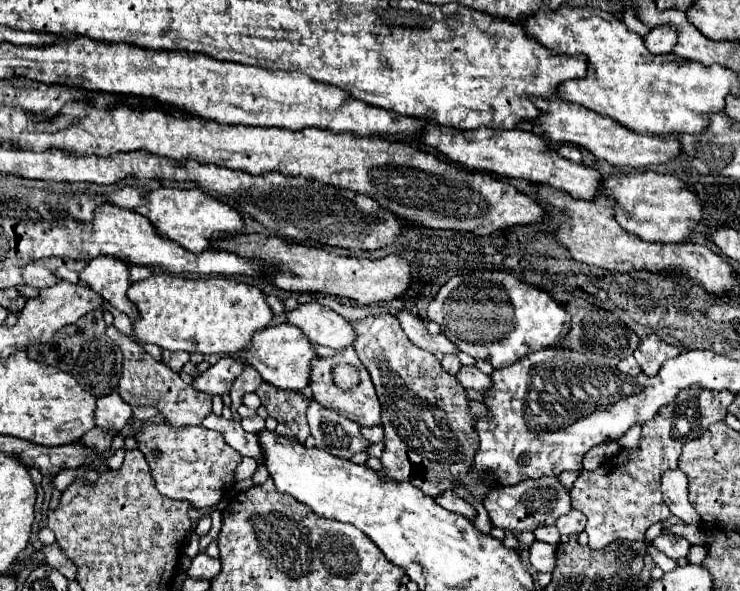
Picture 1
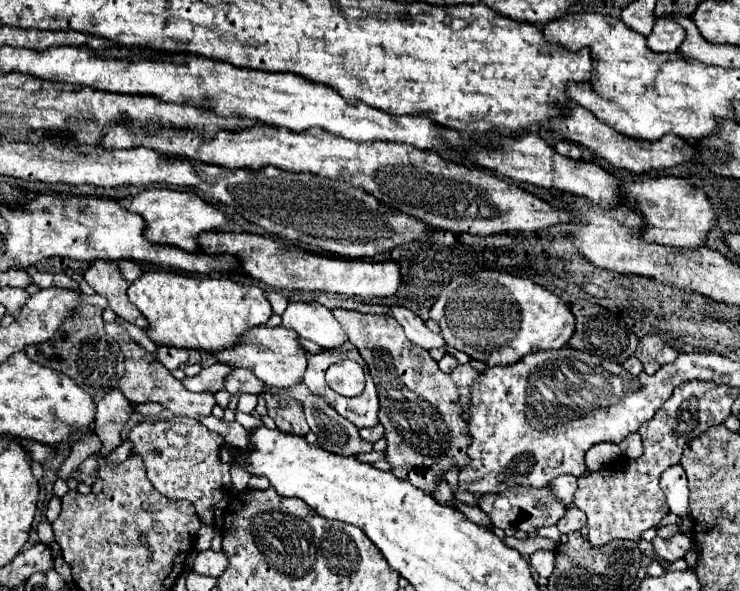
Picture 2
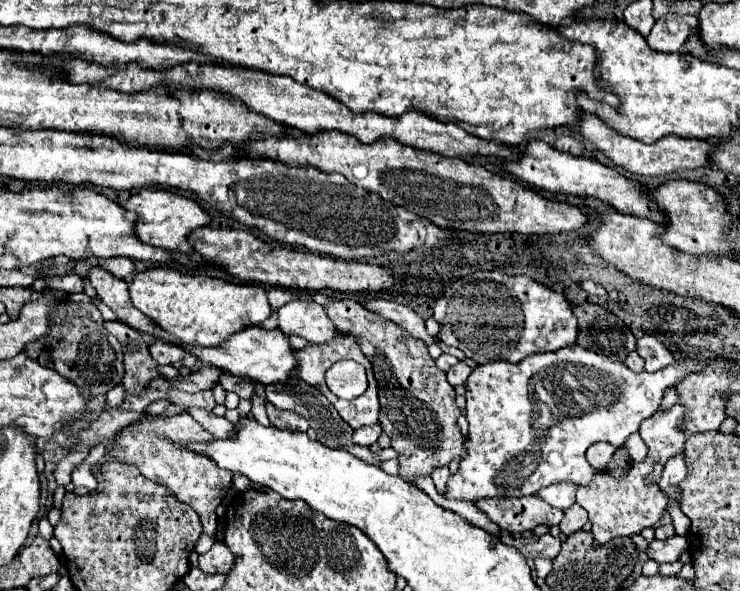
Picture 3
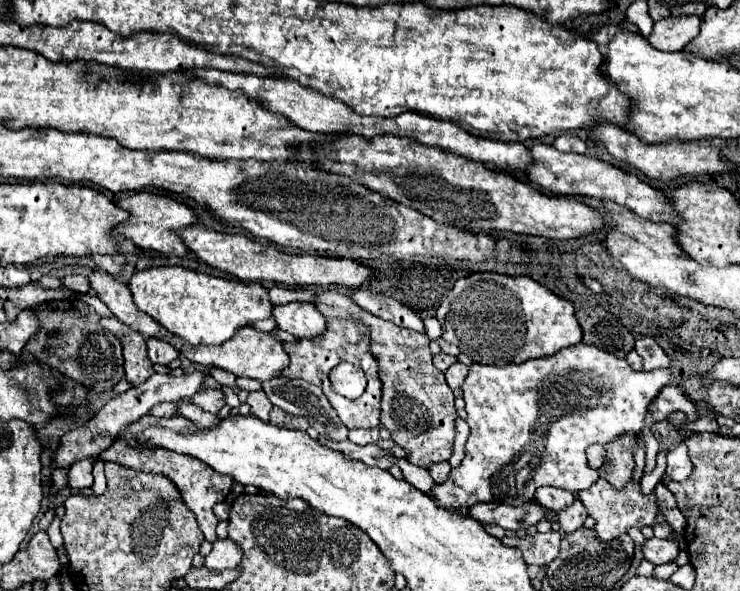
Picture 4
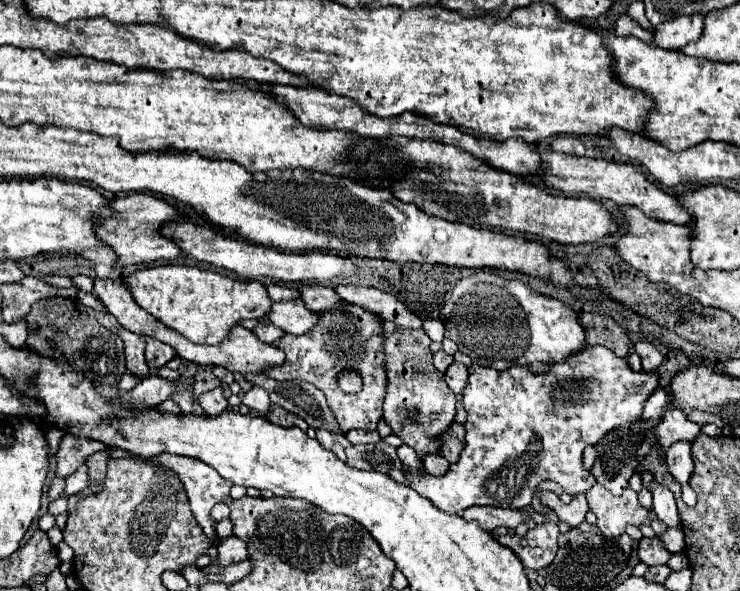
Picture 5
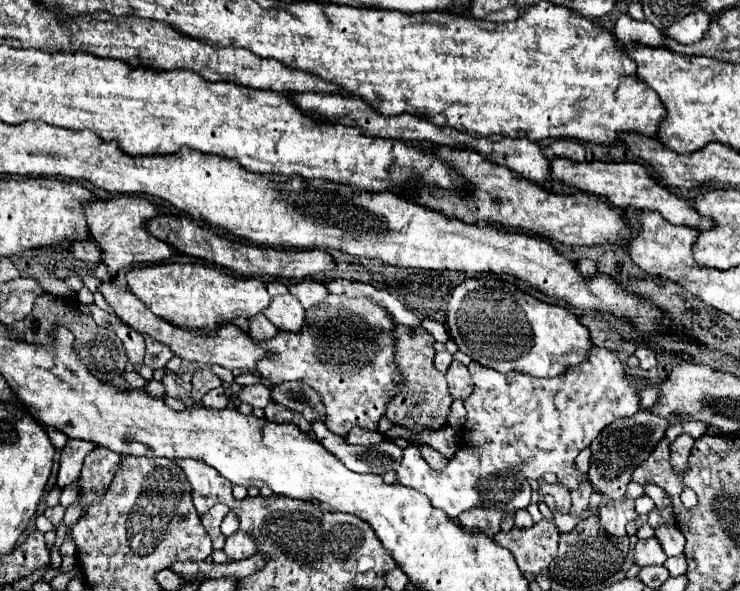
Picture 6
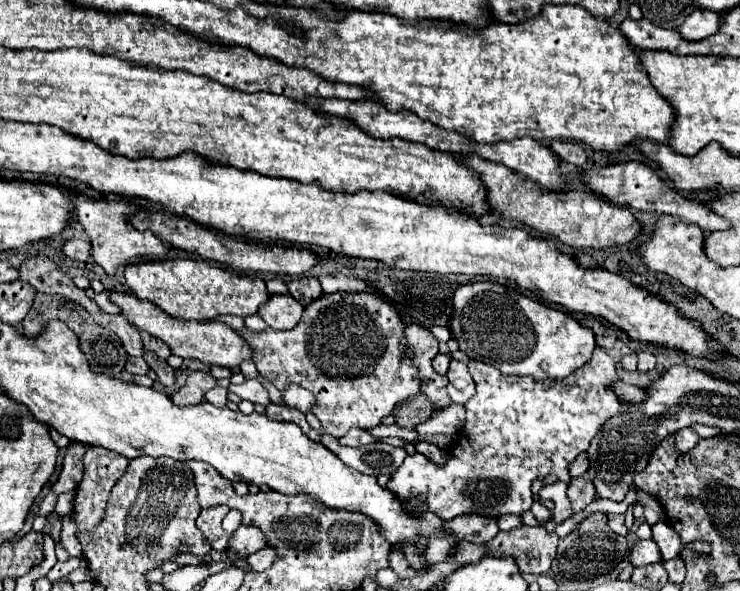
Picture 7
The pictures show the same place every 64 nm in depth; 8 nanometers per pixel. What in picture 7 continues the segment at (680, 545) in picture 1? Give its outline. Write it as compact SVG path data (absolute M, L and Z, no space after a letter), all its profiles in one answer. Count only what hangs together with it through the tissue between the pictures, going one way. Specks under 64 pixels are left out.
M638 540L634 544L634 550L630 552L630 562L634 566L646 566L646 564L662 564L664 560L654 540Z

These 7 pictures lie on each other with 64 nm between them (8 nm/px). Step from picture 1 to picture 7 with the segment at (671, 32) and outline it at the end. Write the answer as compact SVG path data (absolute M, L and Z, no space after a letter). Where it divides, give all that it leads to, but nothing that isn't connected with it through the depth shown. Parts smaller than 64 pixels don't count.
M696 10L678 26L678 32L684 40L704 40L712 36L712 32L716 32L718 24L720 16L716 12Z

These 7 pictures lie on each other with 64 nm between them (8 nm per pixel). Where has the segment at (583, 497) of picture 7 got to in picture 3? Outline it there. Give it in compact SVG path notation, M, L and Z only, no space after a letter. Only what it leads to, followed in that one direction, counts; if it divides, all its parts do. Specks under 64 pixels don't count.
M572 504L568 510L564 510L564 518L558 524L558 528L560 528L562 534L568 536L568 534L580 530L586 522L588 522L588 514L584 512L584 508L578 506L578 504Z

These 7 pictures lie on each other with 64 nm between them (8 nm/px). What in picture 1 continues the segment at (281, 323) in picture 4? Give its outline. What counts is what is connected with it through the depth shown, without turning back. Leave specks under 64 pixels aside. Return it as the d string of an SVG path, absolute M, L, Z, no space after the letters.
M302 302L290 314L288 322L298 326L314 344L344 350L354 346L356 332L348 320L336 314L332 308L318 302Z

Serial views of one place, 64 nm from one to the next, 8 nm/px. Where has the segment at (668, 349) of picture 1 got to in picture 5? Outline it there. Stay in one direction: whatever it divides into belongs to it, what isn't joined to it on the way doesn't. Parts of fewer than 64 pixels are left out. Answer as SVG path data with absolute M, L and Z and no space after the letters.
M636 342L636 344L634 344L634 350L636 350L636 354L642 358L642 366L644 366L644 370L648 370L648 372L658 370L658 368L662 366L662 362L664 362L662 352L658 352L656 346L652 346L650 342Z

